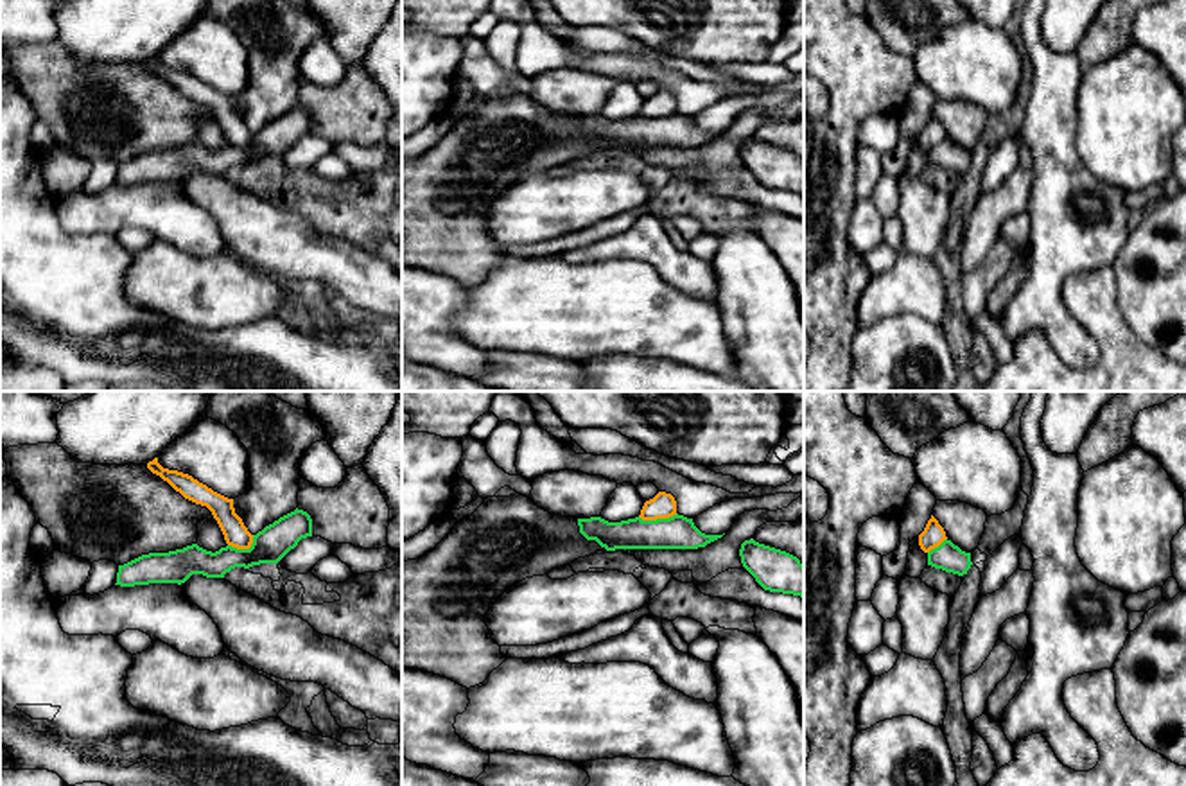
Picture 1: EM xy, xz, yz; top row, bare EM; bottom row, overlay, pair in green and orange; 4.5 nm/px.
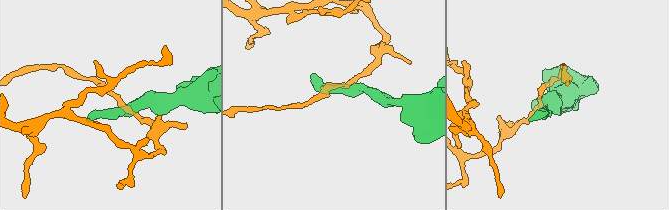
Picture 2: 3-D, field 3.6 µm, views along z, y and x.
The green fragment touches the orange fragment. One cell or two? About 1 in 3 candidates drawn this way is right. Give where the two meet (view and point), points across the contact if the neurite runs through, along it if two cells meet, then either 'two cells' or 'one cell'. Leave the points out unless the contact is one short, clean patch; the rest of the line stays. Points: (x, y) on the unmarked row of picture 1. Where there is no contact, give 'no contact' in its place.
xz (657, 117) | along xz (677, 112), (666, 117), (639, 115) | two cells

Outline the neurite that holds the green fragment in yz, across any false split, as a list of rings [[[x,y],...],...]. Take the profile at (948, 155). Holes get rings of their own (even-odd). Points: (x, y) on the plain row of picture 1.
[[[946,136],[938,145],[928,151],[928,163],[964,174],[971,167],[972,160],[971,151],[962,149]]]

